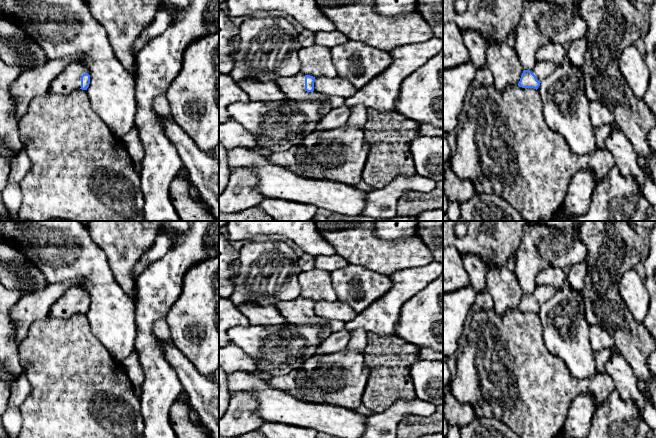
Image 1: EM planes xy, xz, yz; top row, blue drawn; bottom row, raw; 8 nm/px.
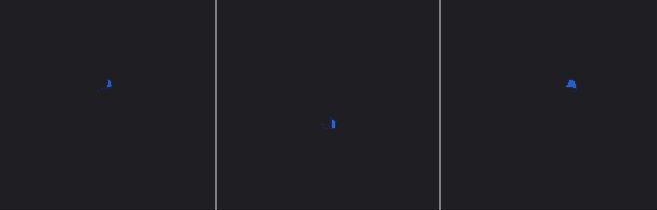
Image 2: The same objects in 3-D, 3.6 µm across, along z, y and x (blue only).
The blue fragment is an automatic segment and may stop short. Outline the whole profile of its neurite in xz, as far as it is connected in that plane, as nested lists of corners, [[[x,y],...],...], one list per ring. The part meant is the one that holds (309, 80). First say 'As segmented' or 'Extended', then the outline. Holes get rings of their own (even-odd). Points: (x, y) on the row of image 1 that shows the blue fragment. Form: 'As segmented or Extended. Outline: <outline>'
Extended. Outline: [[[299,71],[294,76],[281,77],[276,79],[275,82],[289,100],[317,101],[321,105],[320,111],[323,114],[332,109],[329,96],[314,90],[315,77],[313,76],[305,75]]]

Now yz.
Extended. Outline: [[[537,61],[532,70],[524,70],[519,87],[538,89],[542,80],[551,75],[556,69],[557,64],[547,61]]]

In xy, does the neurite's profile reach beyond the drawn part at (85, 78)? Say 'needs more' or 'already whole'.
needs more

